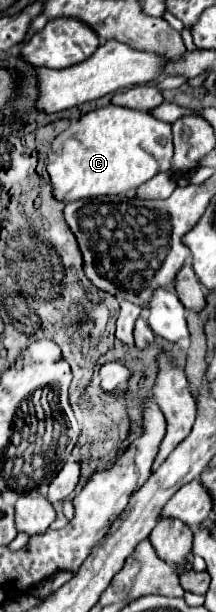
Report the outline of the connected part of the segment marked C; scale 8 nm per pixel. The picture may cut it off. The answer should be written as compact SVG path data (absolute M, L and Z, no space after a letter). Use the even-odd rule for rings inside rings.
M108 105L72 121L72 125L52 141L46 165L54 185L54 197L70 203L84 197L124 195L154 175L170 171L172 153L170 123L156 119L148 111Z

